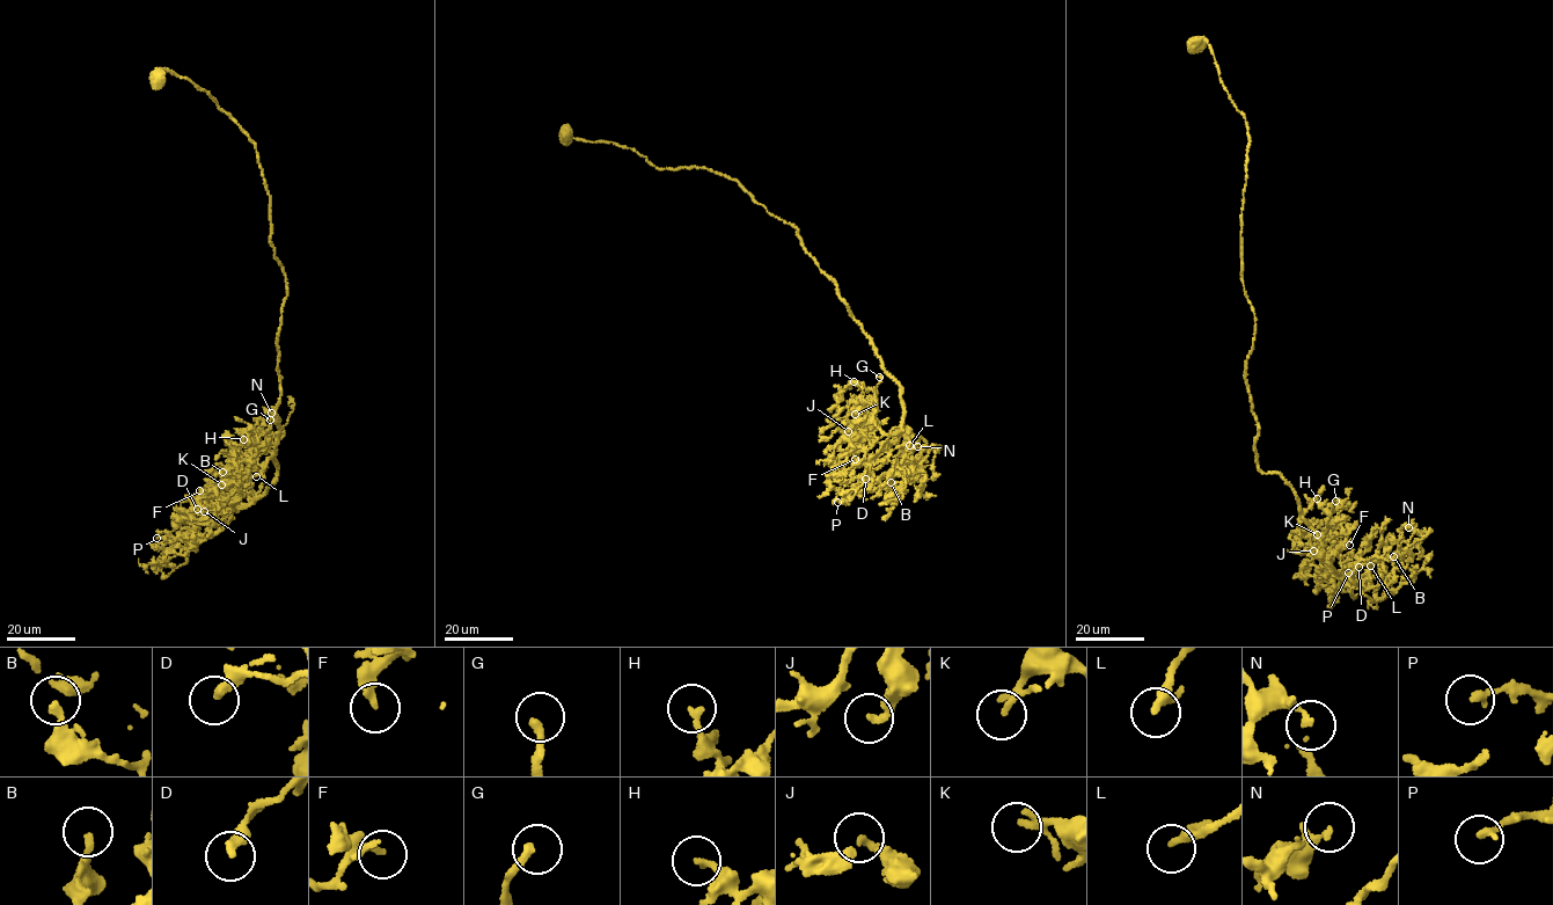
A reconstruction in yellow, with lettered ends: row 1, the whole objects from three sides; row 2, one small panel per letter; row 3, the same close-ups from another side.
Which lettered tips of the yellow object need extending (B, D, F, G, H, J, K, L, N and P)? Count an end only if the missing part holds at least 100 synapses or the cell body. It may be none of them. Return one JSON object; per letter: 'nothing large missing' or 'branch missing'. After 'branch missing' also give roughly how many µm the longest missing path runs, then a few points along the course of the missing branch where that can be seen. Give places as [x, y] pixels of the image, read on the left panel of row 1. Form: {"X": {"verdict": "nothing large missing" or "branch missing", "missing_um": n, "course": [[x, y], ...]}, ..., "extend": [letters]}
{"B": {"verdict": "nothing large missing"}, "D": {"verdict": "nothing large missing"}, "F": {"verdict": "nothing large missing"}, "G": {"verdict": "nothing large missing"}, "H": {"verdict": "nothing large missing"}, "J": {"verdict": "nothing large missing"}, "K": {"verdict": "nothing large missing"}, "L": {"verdict": "branch missing", "missing_um": 15, "course": [[256, 476], [224, 451]]}, "N": {"verdict": "nothing large missing"}, "P": {"verdict": "nothing large missing"}, "extend": ["L"]}

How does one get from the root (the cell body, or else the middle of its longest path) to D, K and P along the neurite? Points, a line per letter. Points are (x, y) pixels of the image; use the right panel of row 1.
D: (1198, 43), (1249, 132), (1258, 467), (1291, 488), (1321, 560), (1363, 586), (1352, 589), (1359, 567)
K: (1198, 43), (1249, 132), (1258, 467), (1291, 488), (1340, 577), (1315, 554), (1317, 534)
P: (1198, 43), (1249, 132), (1258, 467), (1291, 488), (1341, 576), (1326, 576), (1333, 592), (1348, 573)

